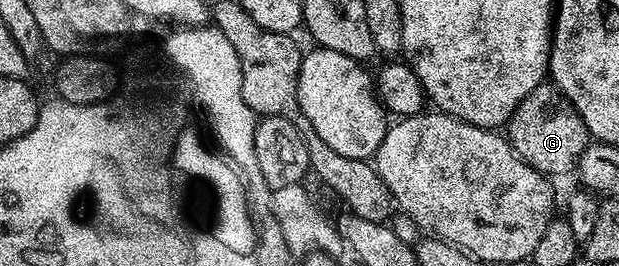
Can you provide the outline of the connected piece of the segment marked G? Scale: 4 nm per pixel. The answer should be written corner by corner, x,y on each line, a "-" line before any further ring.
552,82
535,86
535,90
519,102
507,125
507,139
520,160
550,178
561,176
564,172
572,173
585,147
591,143
583,118

